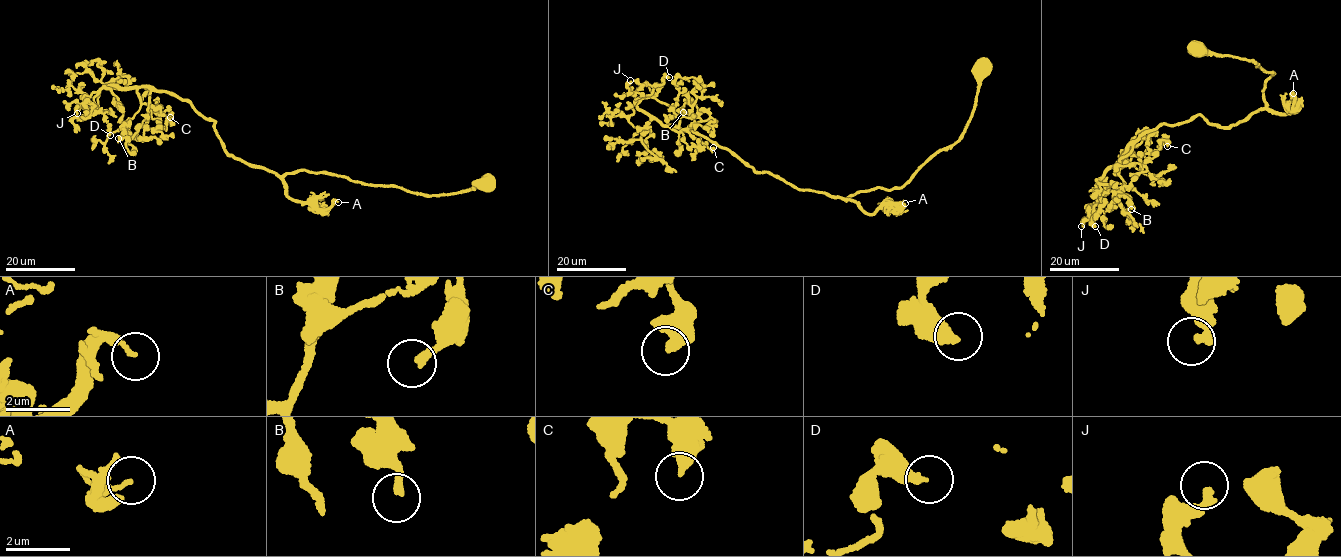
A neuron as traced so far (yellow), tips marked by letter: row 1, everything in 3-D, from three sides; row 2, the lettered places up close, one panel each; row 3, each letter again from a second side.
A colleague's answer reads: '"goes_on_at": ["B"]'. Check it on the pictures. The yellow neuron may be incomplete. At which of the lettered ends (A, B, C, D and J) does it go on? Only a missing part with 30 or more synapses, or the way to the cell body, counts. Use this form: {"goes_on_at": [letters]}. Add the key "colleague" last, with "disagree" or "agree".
{"goes_on_at": [], "colleague": "disagree"}

